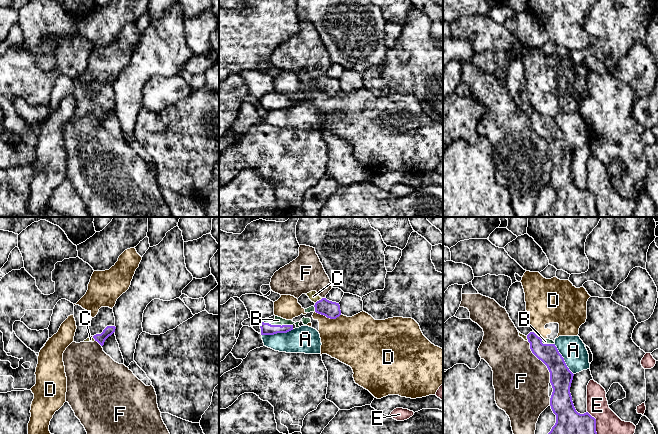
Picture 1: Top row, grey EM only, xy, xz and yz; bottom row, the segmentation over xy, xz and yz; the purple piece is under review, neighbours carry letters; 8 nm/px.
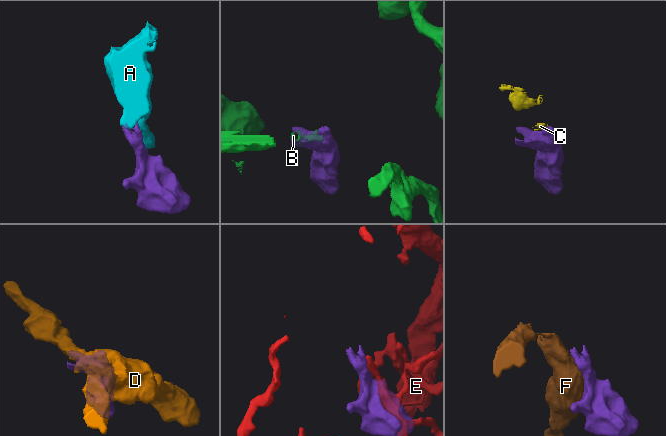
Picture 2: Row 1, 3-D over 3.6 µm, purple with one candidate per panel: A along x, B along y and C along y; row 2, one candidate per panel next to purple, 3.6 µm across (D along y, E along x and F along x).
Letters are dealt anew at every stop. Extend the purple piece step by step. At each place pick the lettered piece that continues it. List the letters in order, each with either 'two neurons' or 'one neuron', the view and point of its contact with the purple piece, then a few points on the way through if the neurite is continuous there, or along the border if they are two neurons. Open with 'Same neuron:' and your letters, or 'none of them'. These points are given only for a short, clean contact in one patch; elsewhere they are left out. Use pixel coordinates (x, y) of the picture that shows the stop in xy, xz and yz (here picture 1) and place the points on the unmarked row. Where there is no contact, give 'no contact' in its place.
Same neuron: B
A: two neurons; meets purple in xz at (277, 108)
B: one neuron; meets purple in xz at (278, 101)
C: two neurons; meets purple in xz at (319, 76)
D: two neurons; meets purple in xz at (328, 93)
E: two neurons; meets purple in yz at (595, 202)
F: two neurons; meets purple in yz at (542, 137)

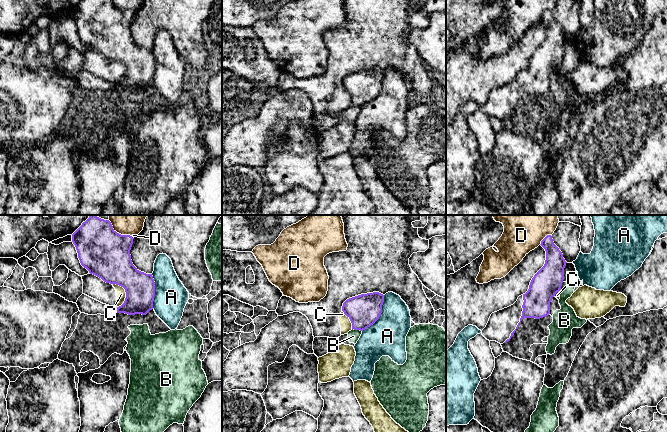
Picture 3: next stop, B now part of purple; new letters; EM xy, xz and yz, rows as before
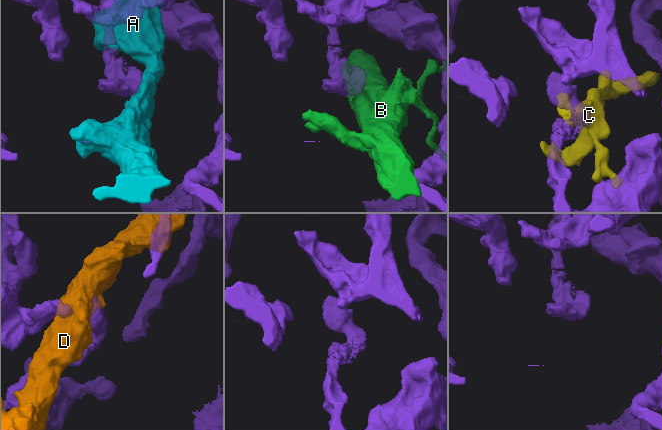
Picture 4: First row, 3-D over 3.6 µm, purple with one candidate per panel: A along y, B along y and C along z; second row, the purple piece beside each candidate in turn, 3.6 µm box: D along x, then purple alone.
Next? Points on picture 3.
Same neuron: none of them
A: two neurons; meets purple in xz at (380, 90)
B: two neurons; meets purple in xz at (357, 105)
C: two neurons; meets purple in xy at (126, 69); border along xy (112, 59), (120, 61), (125, 67), (125, 76), (117, 83)
D: two neurons; meets purple in xy at (120, 10)

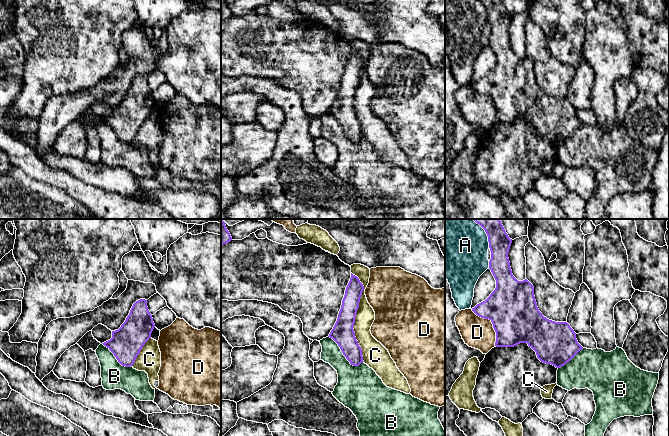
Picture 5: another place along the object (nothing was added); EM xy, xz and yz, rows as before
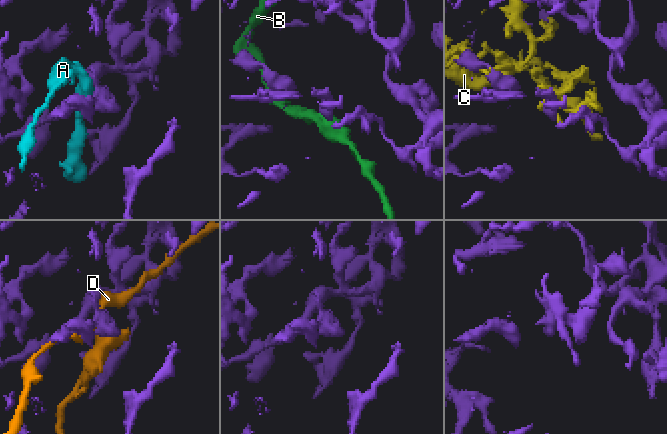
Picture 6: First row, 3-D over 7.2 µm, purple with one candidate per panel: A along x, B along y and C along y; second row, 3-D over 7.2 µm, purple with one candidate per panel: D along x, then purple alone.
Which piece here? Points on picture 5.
Same neuron: none of them
A: two neurons; meets purple in yz at (487, 11)
B: two neurons; meets purple in xz at (344, 131)
C: two neurons; meets purple in xz at (355, 92)
D: two neurons; meets purple in yz at (492, 99)

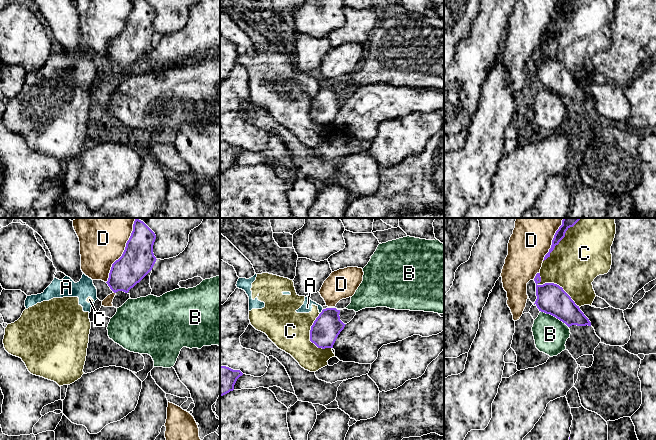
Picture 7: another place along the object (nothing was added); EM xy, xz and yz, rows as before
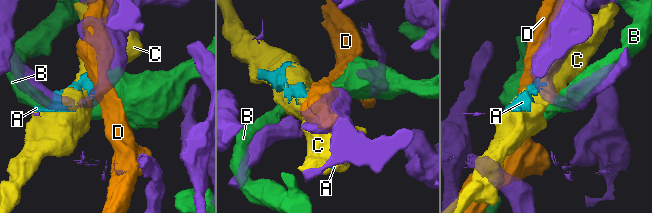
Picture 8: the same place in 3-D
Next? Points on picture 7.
Same neuron: none of them
A: two neurons; meets purple in xz at (322, 87); border along xz (323, 85), (320, 89)
B: two neurons; meets purple in yz at (554, 92)
C: two neurons; meets purple in yz at (555, 60)
D: two neurons; meets purple in xy at (123, 29)

